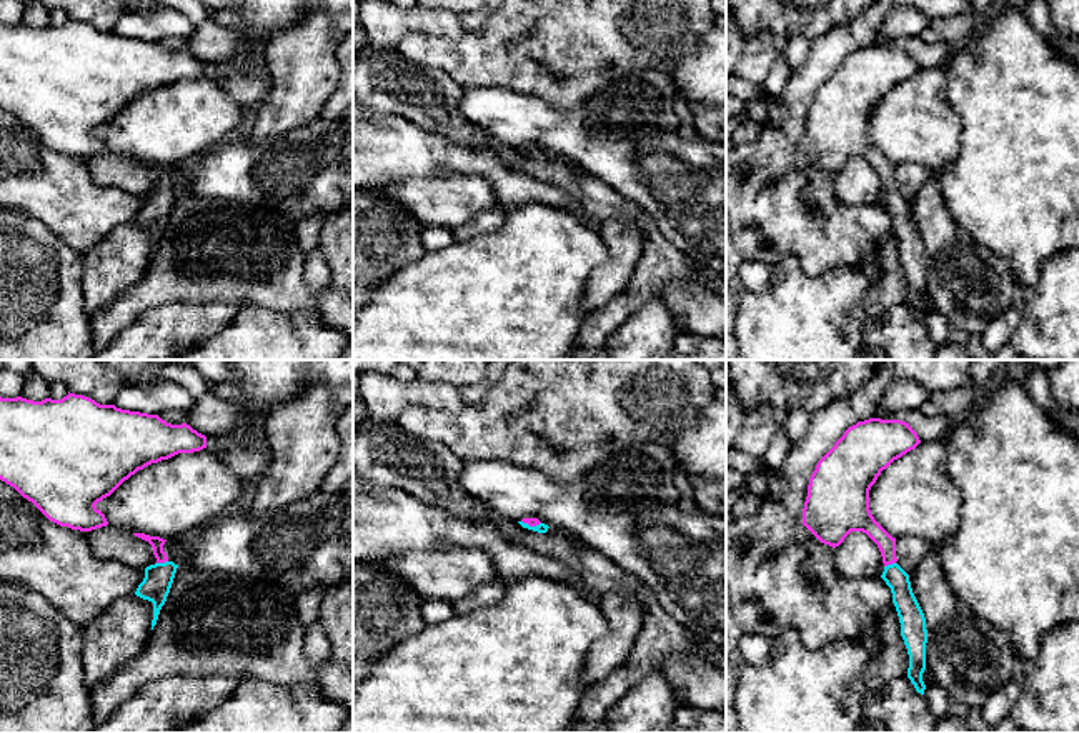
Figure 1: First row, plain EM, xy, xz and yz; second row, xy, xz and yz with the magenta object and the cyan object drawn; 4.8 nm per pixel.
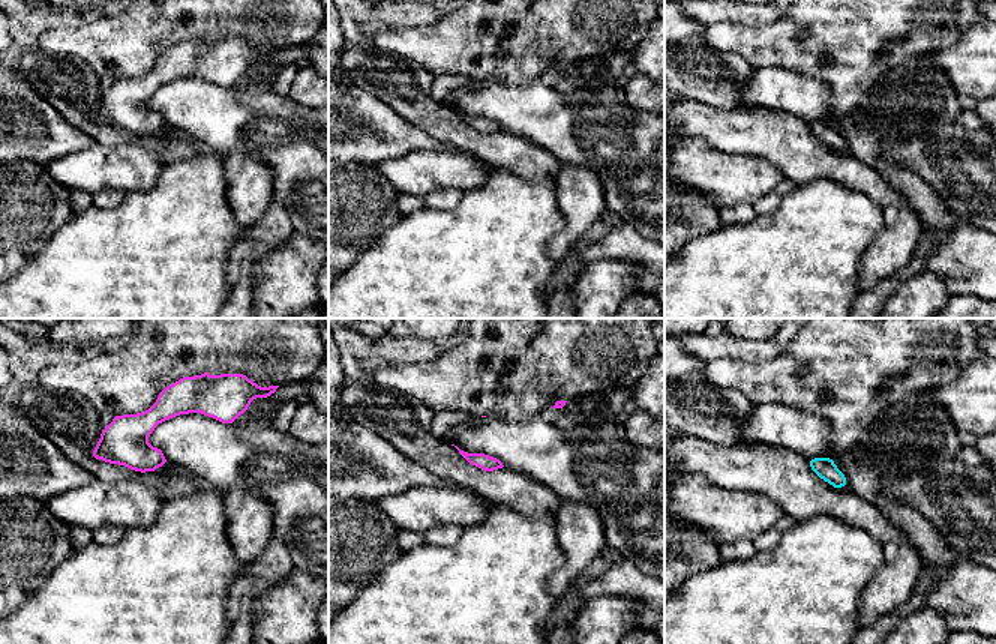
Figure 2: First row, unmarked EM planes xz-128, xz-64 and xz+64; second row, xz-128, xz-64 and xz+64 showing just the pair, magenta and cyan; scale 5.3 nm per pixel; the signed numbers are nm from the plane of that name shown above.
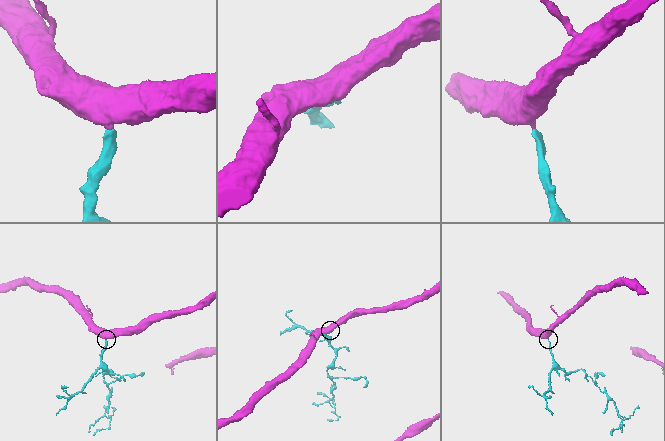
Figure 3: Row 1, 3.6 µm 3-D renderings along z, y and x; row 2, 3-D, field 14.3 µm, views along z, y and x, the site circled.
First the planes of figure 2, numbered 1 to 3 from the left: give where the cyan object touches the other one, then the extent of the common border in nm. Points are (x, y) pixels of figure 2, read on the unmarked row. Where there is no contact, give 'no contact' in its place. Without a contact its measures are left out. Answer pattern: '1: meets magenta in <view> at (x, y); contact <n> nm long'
1: no contact
2: no contact
3: no contact

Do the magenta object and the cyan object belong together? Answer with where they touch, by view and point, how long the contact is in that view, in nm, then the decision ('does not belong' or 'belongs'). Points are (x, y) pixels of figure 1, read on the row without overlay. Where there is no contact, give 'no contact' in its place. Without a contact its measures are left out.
meets magenta in xy at (162, 189); contact 60 nm long; belongs

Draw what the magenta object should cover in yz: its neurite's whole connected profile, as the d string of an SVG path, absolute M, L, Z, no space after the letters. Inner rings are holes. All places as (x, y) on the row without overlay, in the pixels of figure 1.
M869 45L849 53L818 88L808 112L803 152L824 172L839 173L851 158L866 160L879 175L901 263L907 275L907 305L924 322L927 257L909 202L896 190L896 165L871 142L869 117L883 97L921 70L909 50Z

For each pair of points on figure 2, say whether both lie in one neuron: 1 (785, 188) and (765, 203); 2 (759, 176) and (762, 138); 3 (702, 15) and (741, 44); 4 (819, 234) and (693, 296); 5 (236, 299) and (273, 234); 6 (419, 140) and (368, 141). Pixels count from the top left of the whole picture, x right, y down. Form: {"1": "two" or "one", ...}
{"1": "one", "2": "two", "3": "two", "4": "one", "5": "one", "6": "one"}

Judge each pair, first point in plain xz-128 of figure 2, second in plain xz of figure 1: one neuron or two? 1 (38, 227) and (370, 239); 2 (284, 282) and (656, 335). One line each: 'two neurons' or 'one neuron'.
1: one neuron
2: one neuron

